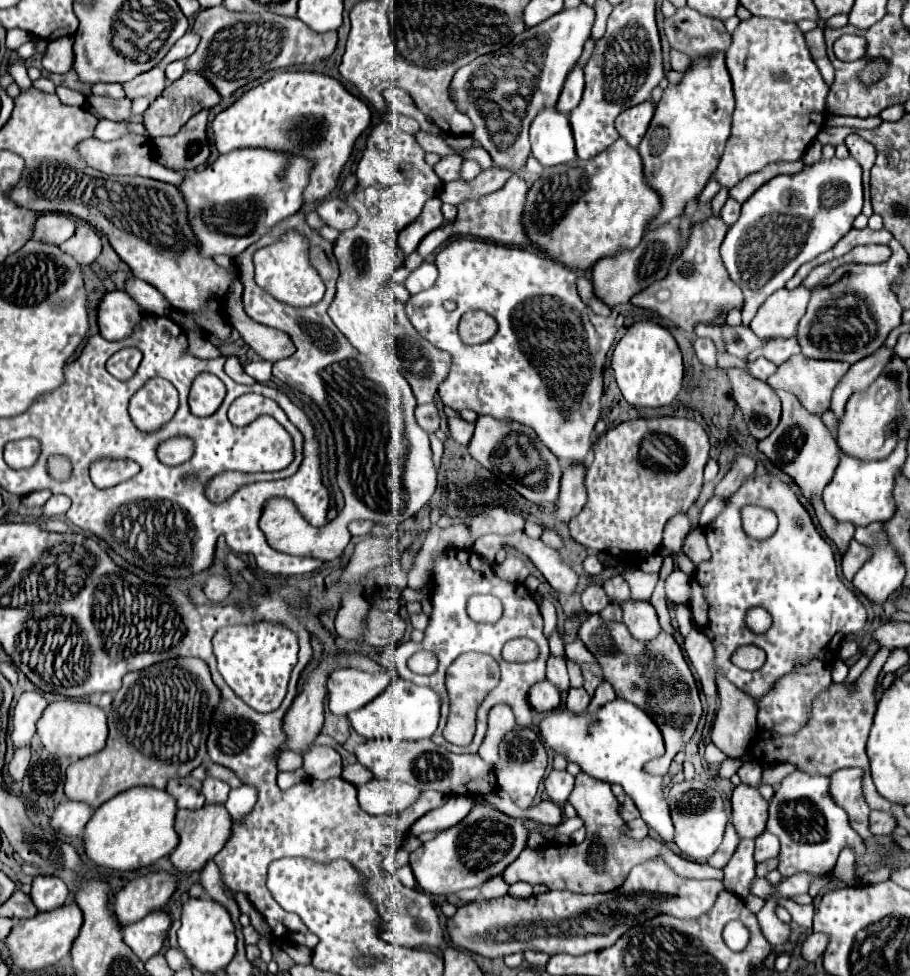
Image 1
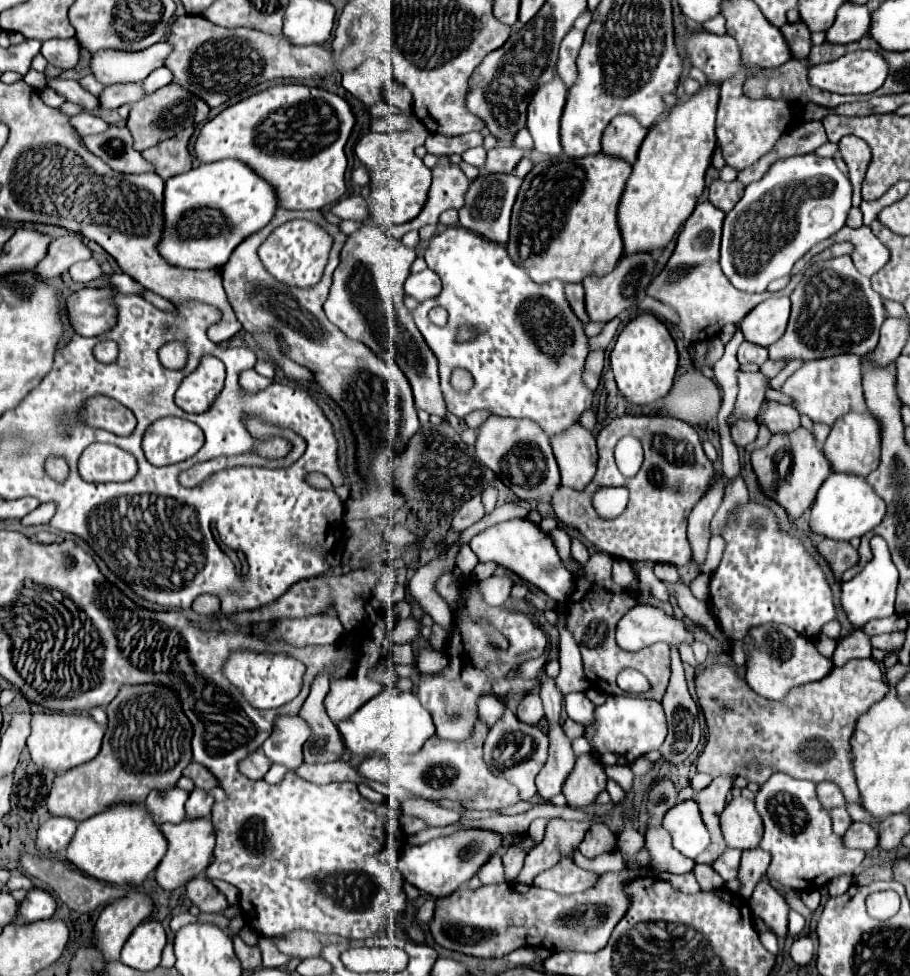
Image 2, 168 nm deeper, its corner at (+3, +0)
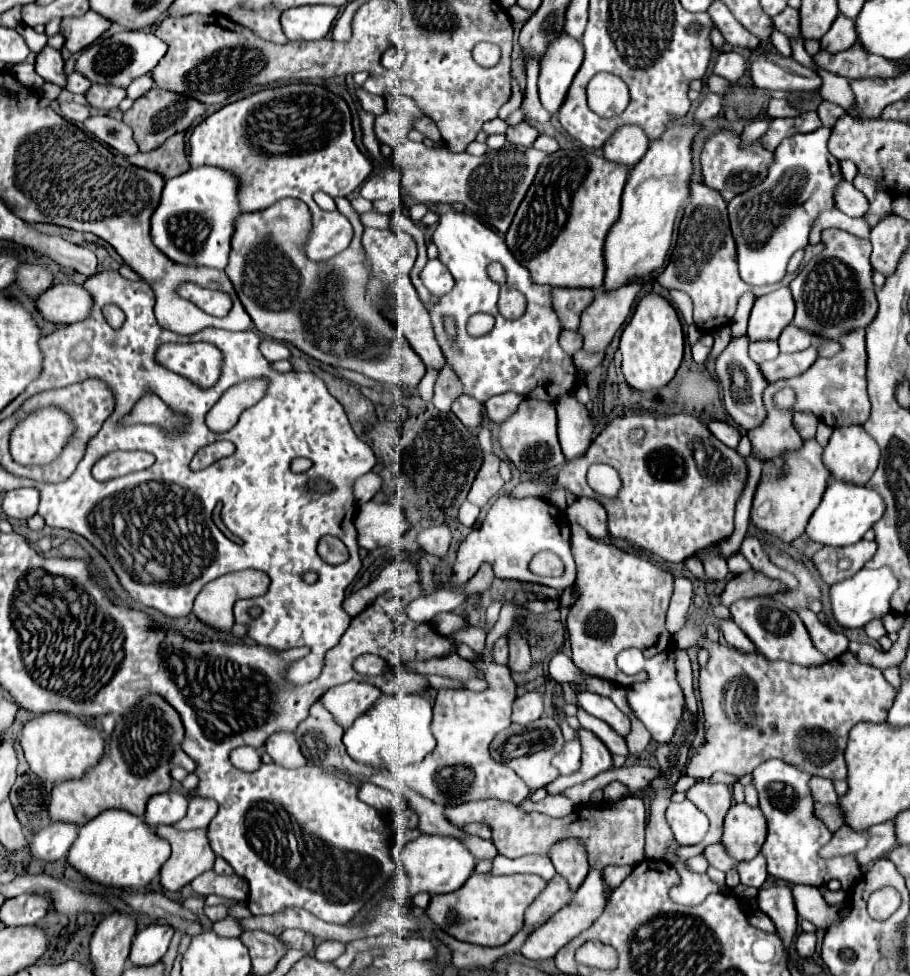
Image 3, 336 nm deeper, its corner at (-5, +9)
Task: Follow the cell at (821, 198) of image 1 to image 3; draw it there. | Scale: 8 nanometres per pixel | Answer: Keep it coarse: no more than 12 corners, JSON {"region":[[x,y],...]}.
{"region":[[829,128],[785,138],[729,202],[739,274],[779,282],[843,176]]}

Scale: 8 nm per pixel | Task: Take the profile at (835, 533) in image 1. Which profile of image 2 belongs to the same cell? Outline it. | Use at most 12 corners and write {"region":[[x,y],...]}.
{"region":[[823,537],[819,553],[835,577],[853,567],[859,557],[847,541]]}

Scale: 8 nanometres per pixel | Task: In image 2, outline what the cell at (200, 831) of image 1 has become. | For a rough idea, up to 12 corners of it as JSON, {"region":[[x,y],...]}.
{"region":[[209,817],[163,823],[169,849],[155,879],[185,885],[211,865]]}

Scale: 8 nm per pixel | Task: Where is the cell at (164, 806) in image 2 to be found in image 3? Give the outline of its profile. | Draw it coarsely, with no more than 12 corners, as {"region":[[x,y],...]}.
{"region":[[163,792],[151,796],[145,824],[157,828],[185,816],[187,794]]}

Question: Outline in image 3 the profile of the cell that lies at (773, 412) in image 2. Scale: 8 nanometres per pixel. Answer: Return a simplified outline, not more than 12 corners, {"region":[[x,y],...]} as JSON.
{"region":[[795,412],[793,424],[803,438],[813,438],[819,418]]}

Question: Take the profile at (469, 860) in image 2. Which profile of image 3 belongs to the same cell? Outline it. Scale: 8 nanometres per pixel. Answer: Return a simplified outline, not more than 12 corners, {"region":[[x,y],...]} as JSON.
{"region":[[421,834],[401,854],[408,896],[459,890],[475,868],[461,840]]}

